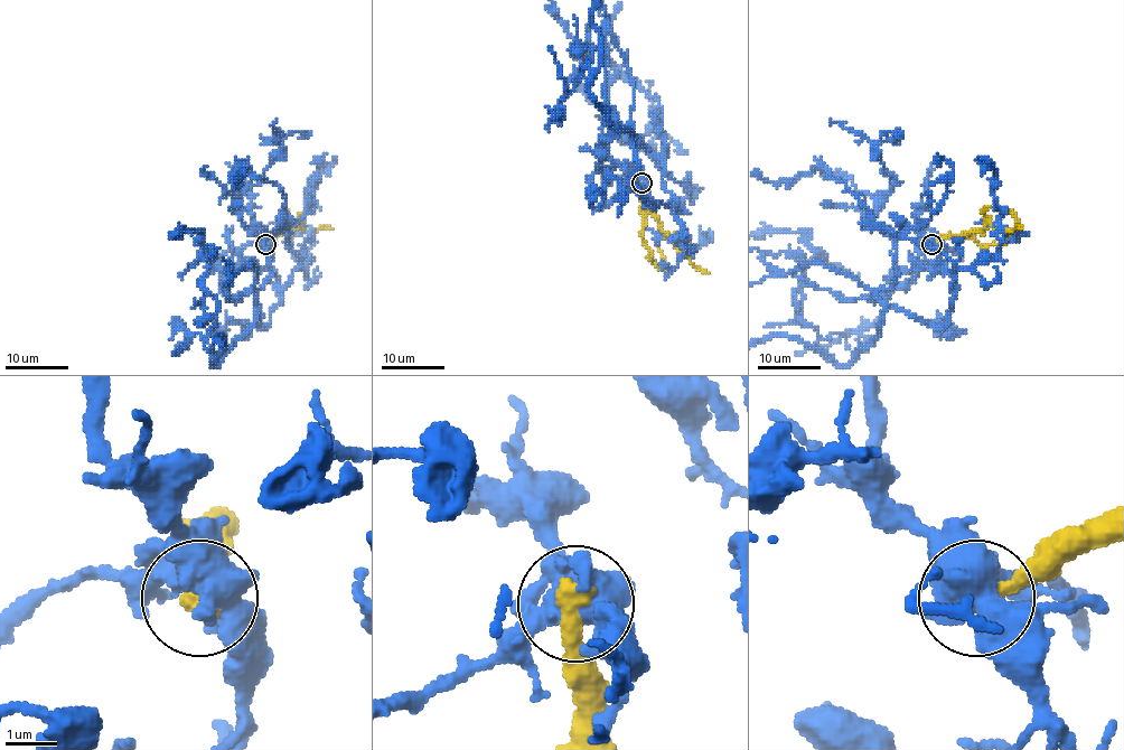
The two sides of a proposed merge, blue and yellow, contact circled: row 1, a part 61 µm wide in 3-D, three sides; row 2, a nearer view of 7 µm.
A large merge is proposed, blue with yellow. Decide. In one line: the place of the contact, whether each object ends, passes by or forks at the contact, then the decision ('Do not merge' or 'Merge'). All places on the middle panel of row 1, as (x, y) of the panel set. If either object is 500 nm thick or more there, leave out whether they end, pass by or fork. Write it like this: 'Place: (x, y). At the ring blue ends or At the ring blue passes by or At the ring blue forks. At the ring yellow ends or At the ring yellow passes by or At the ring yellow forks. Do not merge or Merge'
Place: (642, 183). Do not merge

